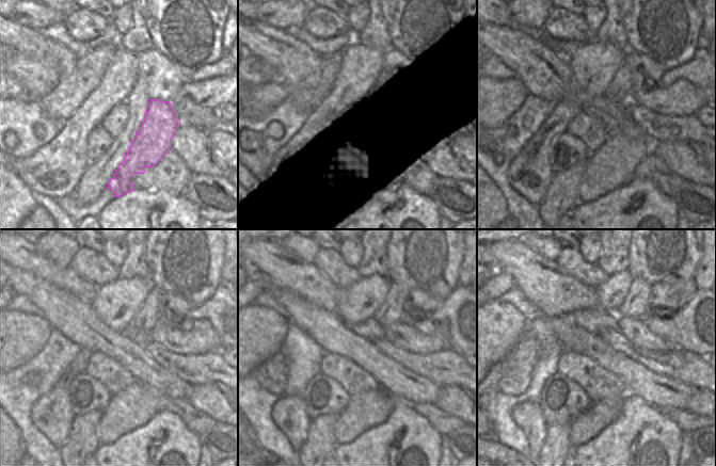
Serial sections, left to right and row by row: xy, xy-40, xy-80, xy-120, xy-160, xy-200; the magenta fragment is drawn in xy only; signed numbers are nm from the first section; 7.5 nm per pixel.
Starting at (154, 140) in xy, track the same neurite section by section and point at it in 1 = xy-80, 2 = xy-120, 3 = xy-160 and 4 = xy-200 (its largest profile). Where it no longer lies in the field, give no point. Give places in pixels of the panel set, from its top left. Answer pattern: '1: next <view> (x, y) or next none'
1: next xy-80 (614, 165)
2: next xy-120 (132, 407)
3: next xy-160 (364, 411)
4: next xy-200 (588, 426)

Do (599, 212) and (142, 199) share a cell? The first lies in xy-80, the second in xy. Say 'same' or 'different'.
same

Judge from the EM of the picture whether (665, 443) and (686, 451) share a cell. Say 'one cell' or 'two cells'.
two cells

